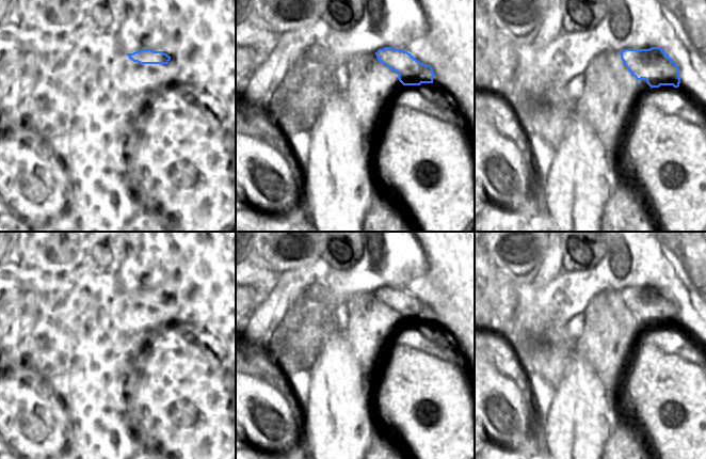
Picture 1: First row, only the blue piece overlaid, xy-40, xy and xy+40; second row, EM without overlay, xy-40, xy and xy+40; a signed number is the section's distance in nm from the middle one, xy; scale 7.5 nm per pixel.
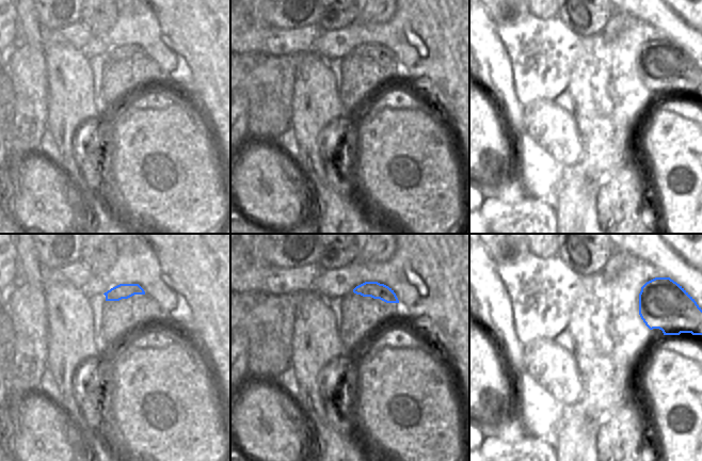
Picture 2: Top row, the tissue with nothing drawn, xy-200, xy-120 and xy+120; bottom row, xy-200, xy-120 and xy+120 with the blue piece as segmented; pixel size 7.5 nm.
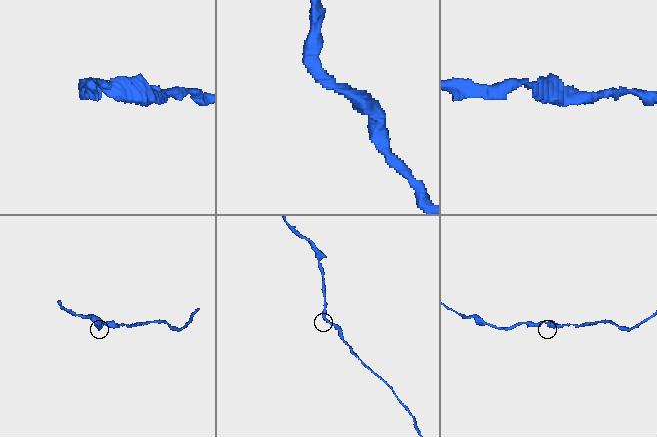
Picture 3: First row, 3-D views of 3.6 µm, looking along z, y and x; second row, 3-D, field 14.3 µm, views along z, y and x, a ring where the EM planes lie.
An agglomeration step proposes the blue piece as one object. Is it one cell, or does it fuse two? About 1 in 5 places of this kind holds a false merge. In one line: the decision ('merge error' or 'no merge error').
no merge error

